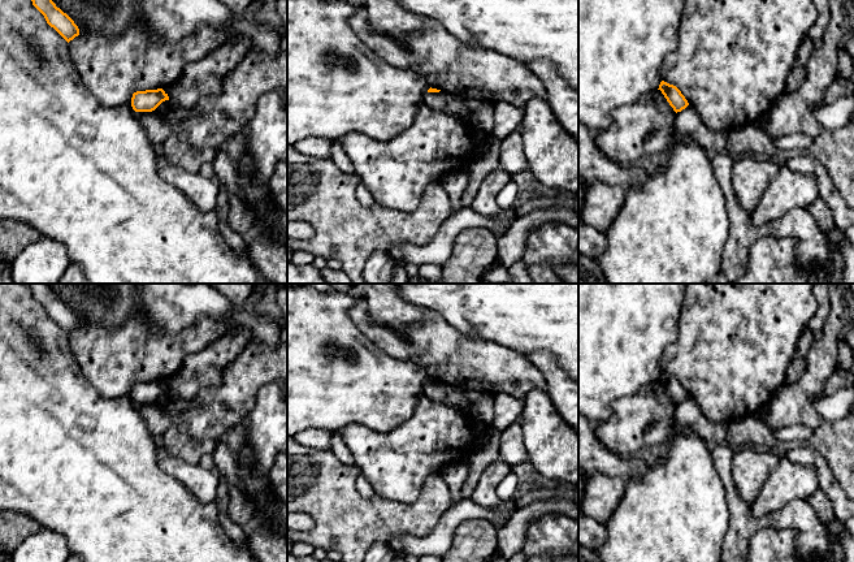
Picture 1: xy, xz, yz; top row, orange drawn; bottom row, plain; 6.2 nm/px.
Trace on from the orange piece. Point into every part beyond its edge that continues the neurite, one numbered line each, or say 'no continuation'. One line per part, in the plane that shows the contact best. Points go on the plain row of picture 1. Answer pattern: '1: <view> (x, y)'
no continuation

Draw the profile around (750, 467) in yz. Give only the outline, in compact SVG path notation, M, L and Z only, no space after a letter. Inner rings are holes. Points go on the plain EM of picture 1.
M744 448L734 451L732 477L740 497L749 505L757 500L771 472L777 467L780 454Z

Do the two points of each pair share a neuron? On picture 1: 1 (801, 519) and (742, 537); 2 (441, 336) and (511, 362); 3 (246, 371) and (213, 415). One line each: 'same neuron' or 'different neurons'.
1: same neuron
2: same neuron
3: same neuron

